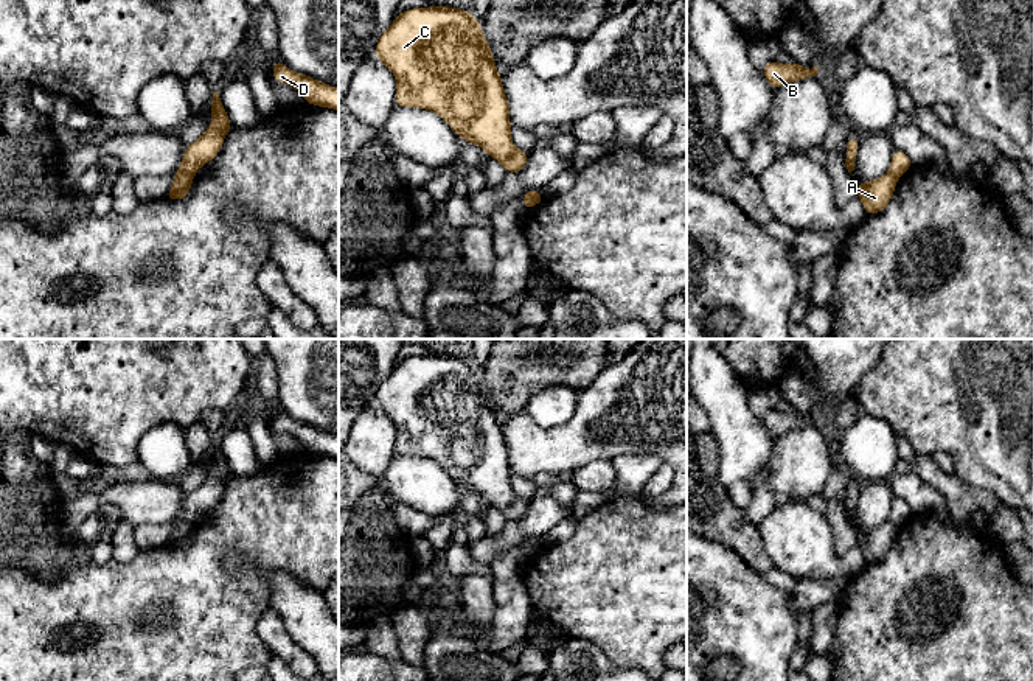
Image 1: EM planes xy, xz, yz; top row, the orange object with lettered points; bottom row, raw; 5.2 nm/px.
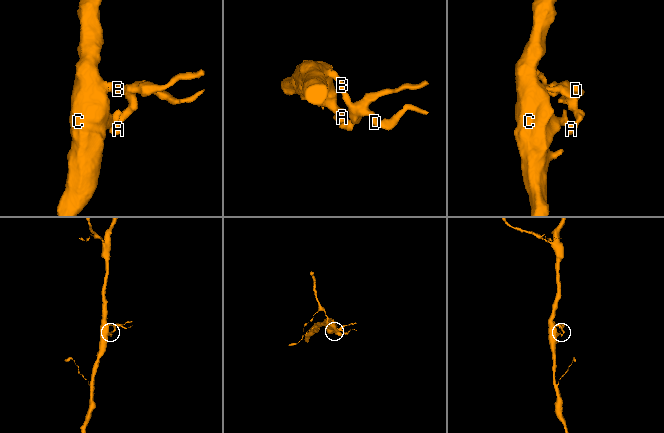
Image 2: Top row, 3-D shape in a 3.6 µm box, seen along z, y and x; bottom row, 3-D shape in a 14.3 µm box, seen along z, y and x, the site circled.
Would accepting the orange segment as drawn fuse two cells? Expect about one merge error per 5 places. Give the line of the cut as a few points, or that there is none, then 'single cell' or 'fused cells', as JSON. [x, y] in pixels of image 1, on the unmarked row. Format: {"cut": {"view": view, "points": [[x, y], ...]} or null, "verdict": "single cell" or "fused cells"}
{"cut": {"view": "xy", "points": [[176, 521], [185, 521], [191, 526]]}, "verdict": "fused cells"}

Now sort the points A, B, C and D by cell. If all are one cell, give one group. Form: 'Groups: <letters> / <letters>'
Groups: A C / B D

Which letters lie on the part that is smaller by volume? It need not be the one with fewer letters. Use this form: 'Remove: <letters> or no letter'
Remove: B, D

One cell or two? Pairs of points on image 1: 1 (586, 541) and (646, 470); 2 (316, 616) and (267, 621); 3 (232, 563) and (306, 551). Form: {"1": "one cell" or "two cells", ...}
{"1": "two cells", "2": "two cells", "3": "two cells"}

